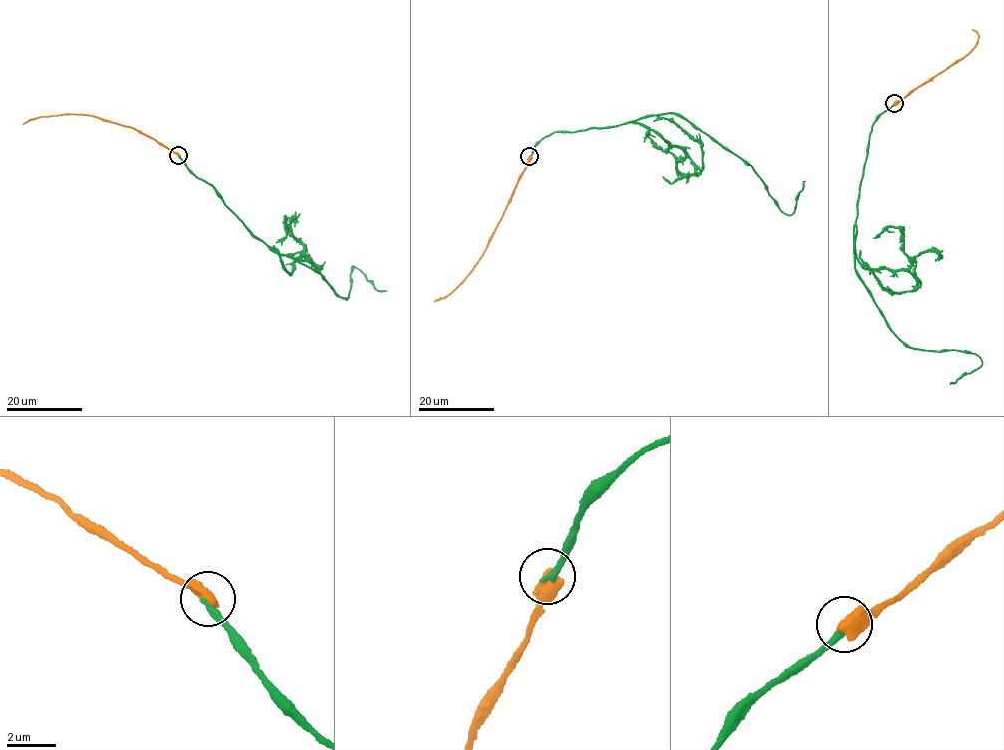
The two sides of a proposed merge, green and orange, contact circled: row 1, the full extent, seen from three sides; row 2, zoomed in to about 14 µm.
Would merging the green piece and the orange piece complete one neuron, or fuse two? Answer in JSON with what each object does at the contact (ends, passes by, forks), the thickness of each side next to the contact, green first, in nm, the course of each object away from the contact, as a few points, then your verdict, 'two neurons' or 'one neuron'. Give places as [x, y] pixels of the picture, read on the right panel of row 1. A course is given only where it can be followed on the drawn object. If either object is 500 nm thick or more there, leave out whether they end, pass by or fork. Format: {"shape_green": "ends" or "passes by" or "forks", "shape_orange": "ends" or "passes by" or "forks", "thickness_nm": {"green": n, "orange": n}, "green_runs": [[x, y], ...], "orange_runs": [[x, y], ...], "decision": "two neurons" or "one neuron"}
{"thickness_nm": {"green": 280, "orange": 600}, "green_runs": [[893, 103], [869, 137], [855, 268], [907, 345], [981, 359], [950, 384]], "orange_runs": [[894, 103], [966, 56], [978, 39], [972, 30]], "decision": "two neurons"}

